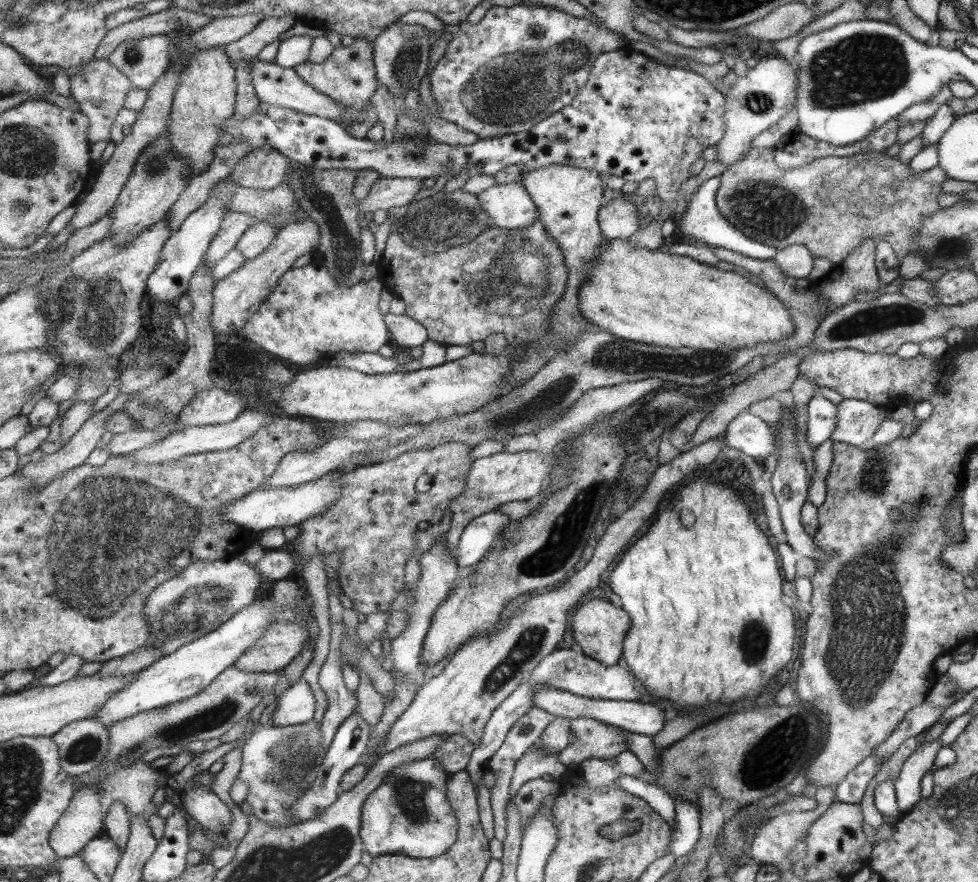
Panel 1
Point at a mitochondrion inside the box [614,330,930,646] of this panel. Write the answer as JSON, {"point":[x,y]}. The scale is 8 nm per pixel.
{"point":[874,478]}

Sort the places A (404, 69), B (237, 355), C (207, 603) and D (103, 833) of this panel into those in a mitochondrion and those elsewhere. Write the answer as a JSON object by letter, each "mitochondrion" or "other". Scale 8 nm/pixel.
{"A":"mitochondrion","B":"other","C":"mitochondrion","D":"other"}

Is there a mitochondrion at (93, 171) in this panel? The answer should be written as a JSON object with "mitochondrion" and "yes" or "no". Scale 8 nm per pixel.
{"mitochondrion":"no"}

